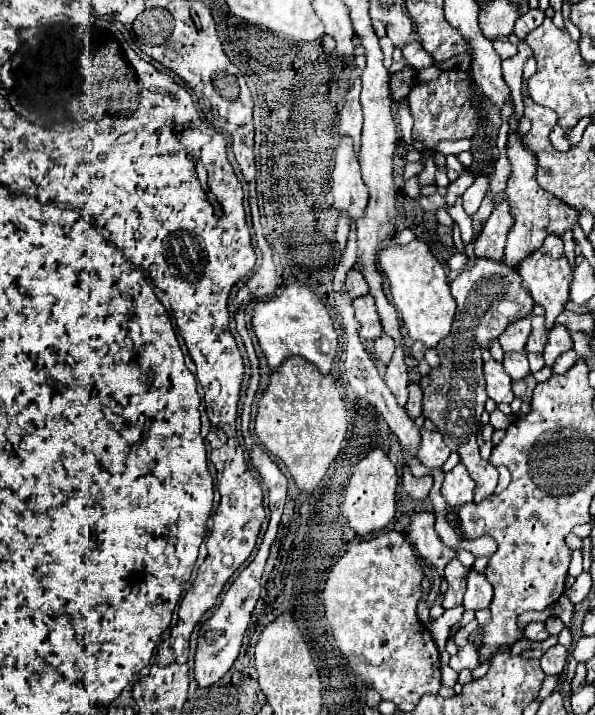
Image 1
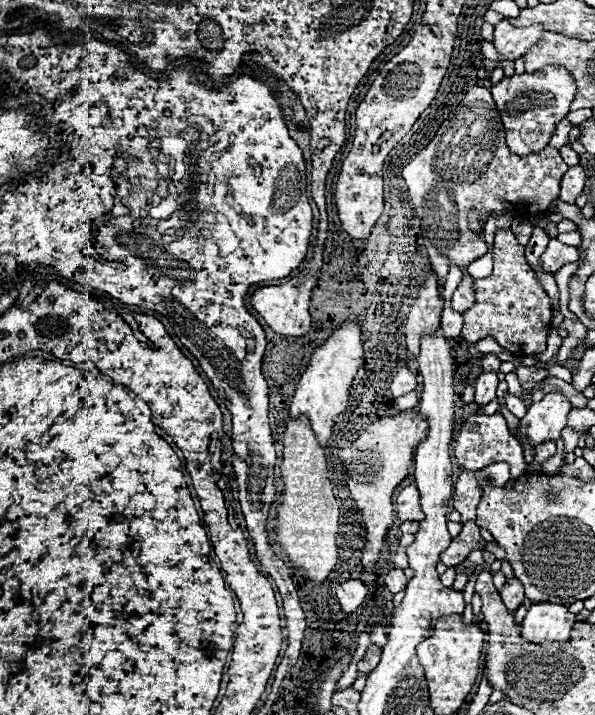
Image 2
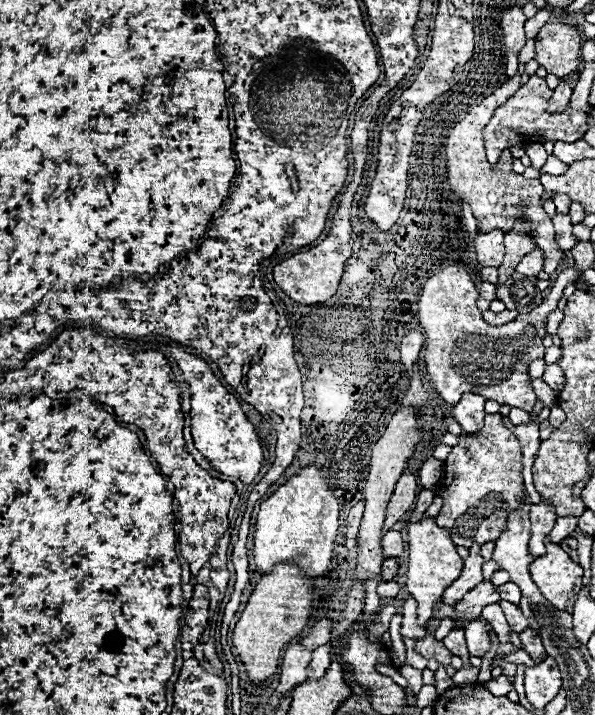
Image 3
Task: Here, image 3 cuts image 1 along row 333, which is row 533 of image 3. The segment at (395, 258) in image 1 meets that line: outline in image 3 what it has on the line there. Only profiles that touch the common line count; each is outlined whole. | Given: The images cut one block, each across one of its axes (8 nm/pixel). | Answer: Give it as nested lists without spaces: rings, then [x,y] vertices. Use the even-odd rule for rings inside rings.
[[[422,518],[420,522],[408,524],[408,548],[406,588],[418,602],[418,620],[424,626],[432,616],[434,602],[442,598],[442,590],[462,572],[462,558],[456,552],[456,544],[450,540],[450,532],[440,528],[434,518]]]

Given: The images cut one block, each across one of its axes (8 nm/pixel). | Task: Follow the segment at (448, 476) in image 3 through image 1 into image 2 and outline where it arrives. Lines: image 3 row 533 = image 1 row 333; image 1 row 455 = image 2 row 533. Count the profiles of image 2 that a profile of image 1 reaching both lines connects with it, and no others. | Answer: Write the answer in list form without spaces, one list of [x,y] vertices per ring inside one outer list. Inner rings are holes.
[[[466,522],[460,530],[458,536],[452,538],[450,546],[440,554],[440,560],[446,564],[446,566],[458,566],[466,560],[468,552],[482,540],[480,536],[480,528],[474,524],[474,522]]]

